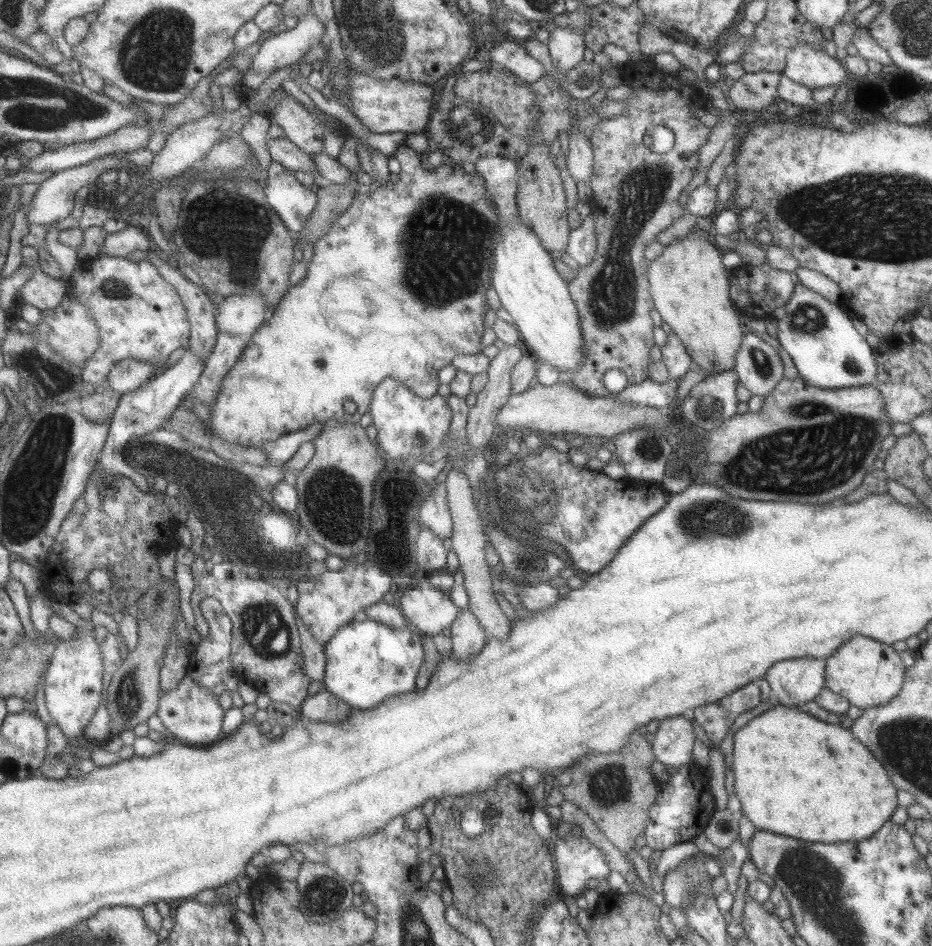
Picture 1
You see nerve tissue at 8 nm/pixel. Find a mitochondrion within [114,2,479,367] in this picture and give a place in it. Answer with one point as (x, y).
(156, 55)

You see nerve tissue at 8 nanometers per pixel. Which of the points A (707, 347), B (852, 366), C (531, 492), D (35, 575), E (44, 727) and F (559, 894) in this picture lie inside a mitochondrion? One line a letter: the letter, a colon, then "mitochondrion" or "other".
A: other
B: mitochondrion
C: mitochondrion
D: other
E: other
F: other

